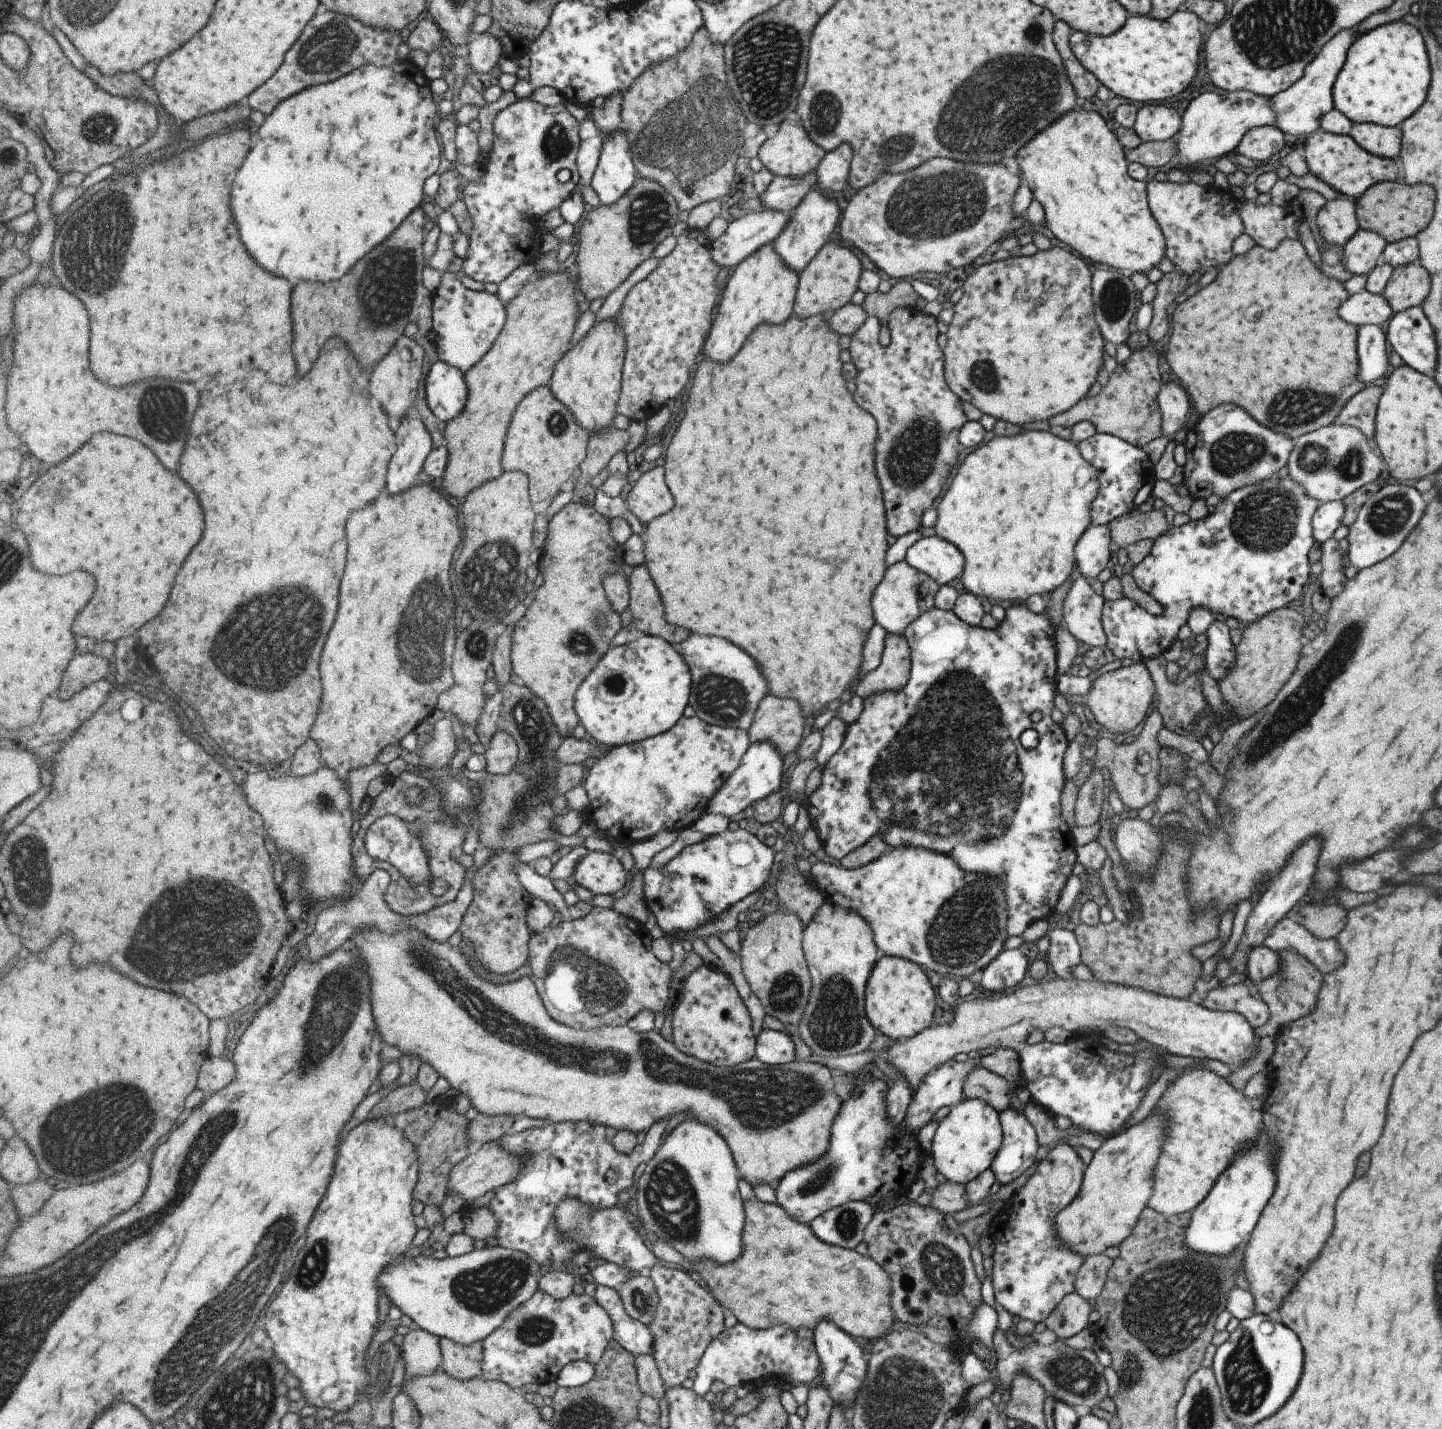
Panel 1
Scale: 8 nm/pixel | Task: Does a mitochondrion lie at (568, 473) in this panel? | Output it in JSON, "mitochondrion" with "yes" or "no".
{"mitochondrion":"no"}

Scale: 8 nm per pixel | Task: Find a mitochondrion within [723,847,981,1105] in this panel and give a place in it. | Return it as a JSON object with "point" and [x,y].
{"point":[835,1024]}

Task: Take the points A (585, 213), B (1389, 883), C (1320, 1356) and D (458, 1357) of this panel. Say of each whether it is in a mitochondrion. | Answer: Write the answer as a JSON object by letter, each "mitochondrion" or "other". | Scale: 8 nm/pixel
{"A":"other","B":"other","C":"other","D":"other"}

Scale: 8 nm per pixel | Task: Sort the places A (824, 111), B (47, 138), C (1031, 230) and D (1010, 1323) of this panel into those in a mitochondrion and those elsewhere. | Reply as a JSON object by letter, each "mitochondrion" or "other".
{"A":"mitochondrion","B":"other","C":"other","D":"other"}

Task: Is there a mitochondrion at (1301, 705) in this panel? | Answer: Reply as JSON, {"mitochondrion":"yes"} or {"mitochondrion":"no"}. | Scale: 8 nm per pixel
{"mitochondrion":"yes"}

